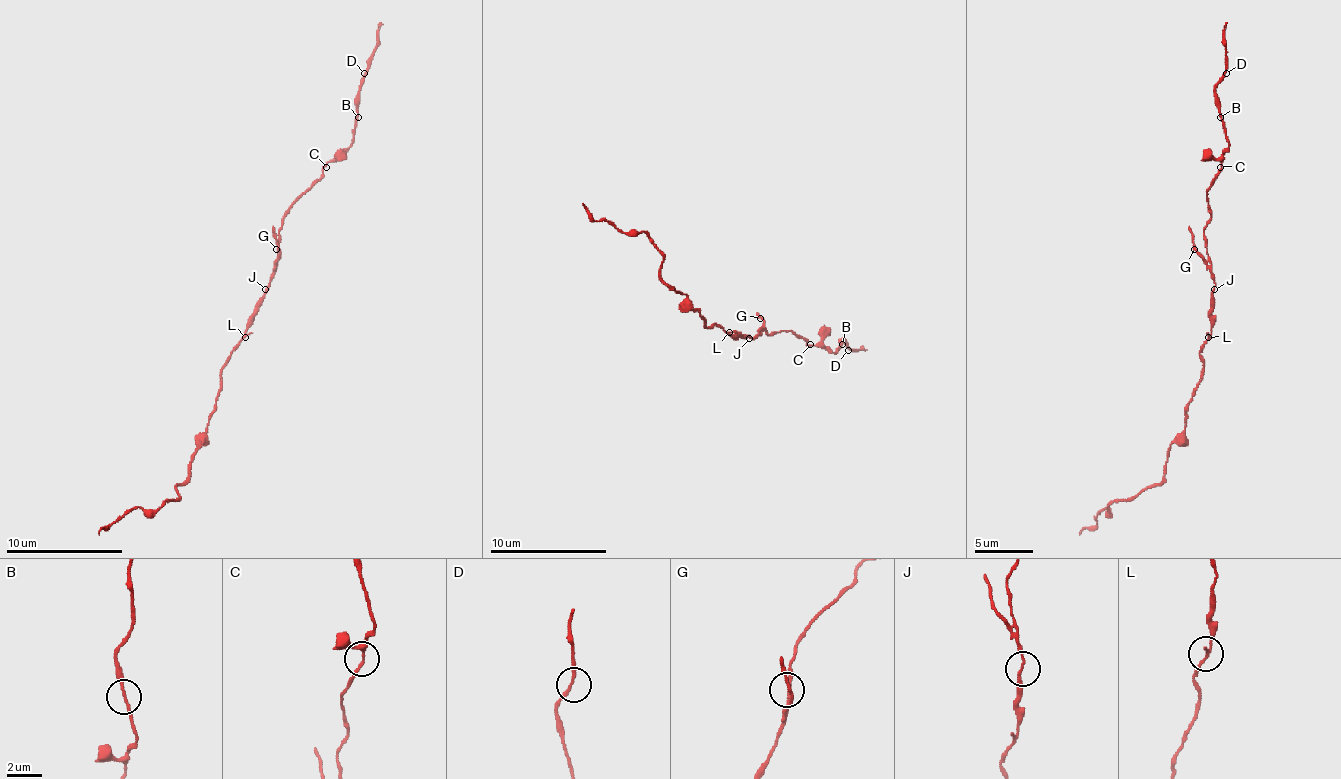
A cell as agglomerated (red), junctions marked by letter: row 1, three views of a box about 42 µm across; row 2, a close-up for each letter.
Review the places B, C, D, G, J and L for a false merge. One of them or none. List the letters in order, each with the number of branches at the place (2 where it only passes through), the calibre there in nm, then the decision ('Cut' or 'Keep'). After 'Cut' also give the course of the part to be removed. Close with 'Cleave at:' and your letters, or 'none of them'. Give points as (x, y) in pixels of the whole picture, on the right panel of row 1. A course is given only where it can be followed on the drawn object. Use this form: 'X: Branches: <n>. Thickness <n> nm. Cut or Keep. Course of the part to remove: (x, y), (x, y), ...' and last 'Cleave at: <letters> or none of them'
B: Branches: 2. Thickness 160 nm. Keep
C: Branches: 2. Thickness 140 nm. Keep
D: Branches: 2. Thickness 190 nm. Keep
G: Branches: 2. Thickness 150 nm. Keep
J: Branches: 2. Thickness 140 nm. Keep
L: Branches: 2. Thickness 150 nm. Keep
Cleave at: none of them

